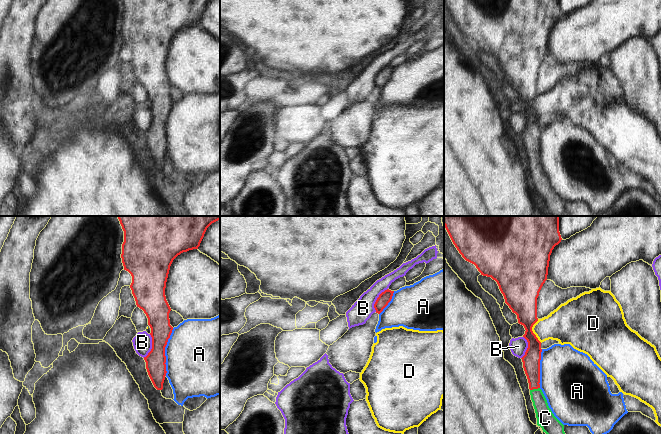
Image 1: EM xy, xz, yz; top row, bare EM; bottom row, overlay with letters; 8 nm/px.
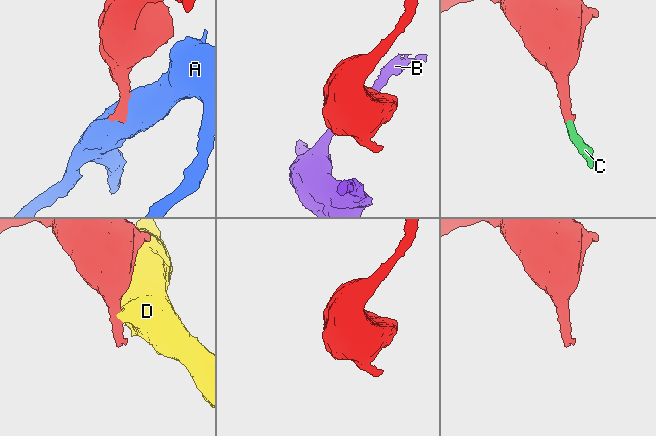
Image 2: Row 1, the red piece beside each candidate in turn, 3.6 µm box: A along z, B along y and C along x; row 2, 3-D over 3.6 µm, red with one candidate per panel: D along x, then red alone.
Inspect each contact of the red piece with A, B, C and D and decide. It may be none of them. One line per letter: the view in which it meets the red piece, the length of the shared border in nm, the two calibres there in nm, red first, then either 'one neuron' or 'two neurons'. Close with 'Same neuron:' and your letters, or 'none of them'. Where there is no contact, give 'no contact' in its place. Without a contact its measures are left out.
A: contact in xy; length 380 nm; calibres 170 and 480 nm; two neurons
B: contact in xz; length 220 nm; calibres 100 and 170 nm; two neurons
C: contact in yz; length 80 nm; calibres 140 and 140 nm; one neuron
D: contact in yz; length 190 nm; calibres 220 and 260 nm; two neurons
Same neuron: C

